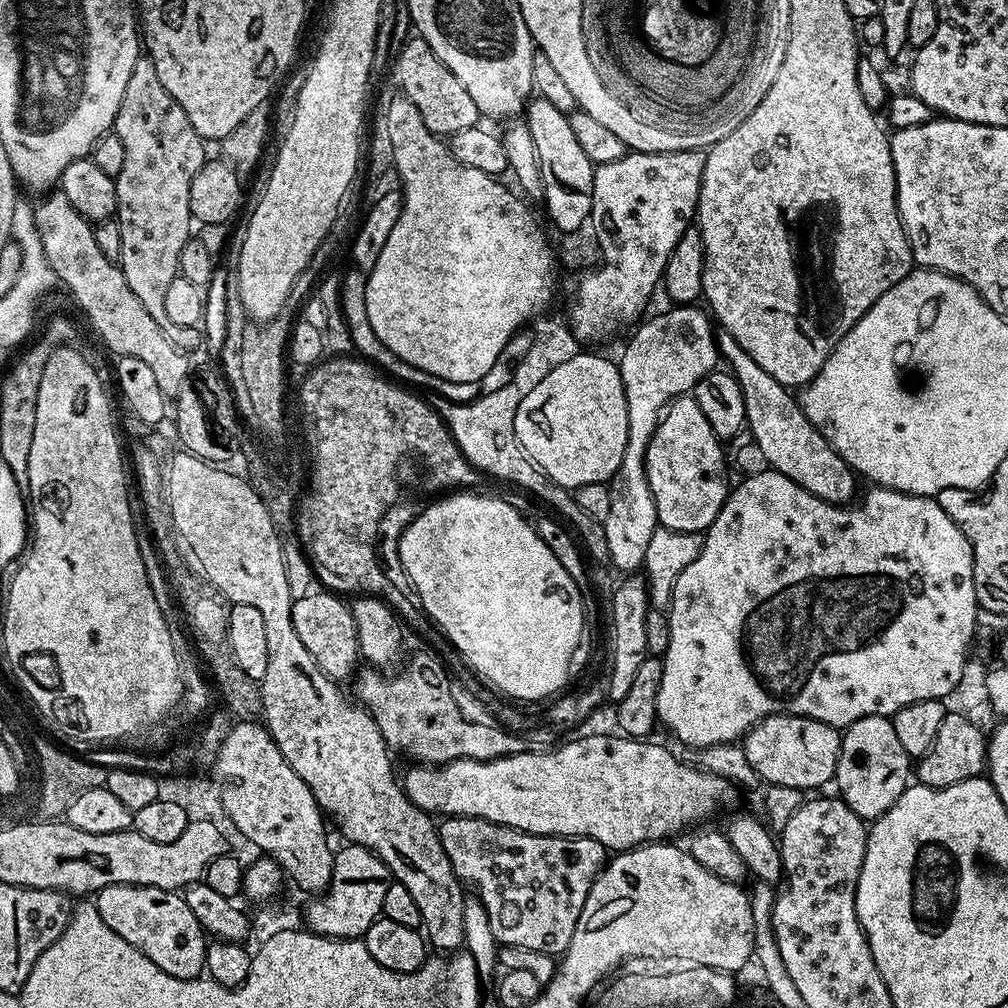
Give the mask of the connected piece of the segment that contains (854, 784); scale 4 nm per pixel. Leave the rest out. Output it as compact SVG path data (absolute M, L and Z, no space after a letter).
M889 717L858 718L858 722L843 729L834 784L840 787L839 799L844 800L846 806L850 806L850 810L854 810L854 814L866 822L876 820L890 810L894 802L898 802L898 798L910 786L910 757L894 735L894 726Z

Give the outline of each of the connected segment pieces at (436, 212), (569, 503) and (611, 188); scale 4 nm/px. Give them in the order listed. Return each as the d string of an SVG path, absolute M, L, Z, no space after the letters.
M396 94L392 105L382 114L382 120L386 124L393 143L392 166L403 177L403 204L401 217L398 218L398 222L390 231L389 238L382 246L382 252L372 272L367 273L366 276L364 286L366 318L374 334L378 334L382 346L386 346L386 350L390 350L402 362L409 363L410 366L417 367L418 370L428 374L436 375L440 379L445 379L446 382L480 384L483 376L498 360L506 344L510 342L511 336L523 329L528 324L527 320L535 312L540 312L547 306L548 299L552 296L552 271L558 268L554 244L548 241L543 226L536 221L535 214L527 208L529 205L511 187L508 189L503 184L503 179L486 174L482 170L474 170L474 166L466 166L454 158L451 147L441 137L432 134L426 122L422 122L422 114L418 114L418 106L414 106L414 102L410 102L407 96Z
M512 383L493 393L483 393L475 400L464 403L456 403L439 395L433 395L430 403L436 409L436 413L440 415L440 419L447 424L449 432L456 439L459 455L463 456L469 465L473 464L478 471L485 472L486 475L493 476L496 480L517 484L518 487L533 492L538 499L545 500L550 507L557 508L565 516L563 519L575 529L578 536L578 531L580 531L579 539L582 541L587 555L589 557L592 555L594 559L602 560L602 562L607 561L608 543L603 523L590 518L590 514L586 514L586 510L582 510L582 506L578 506L575 495L558 482L548 479L548 475L522 450L522 446L518 442L518 434L514 434L514 414L518 414L520 398L521 394L517 386Z
M694 150L666 154L629 151L618 162L595 165L590 217L593 233L605 232L616 245L605 248L604 261L597 270L581 275L570 319L577 341L600 340L616 327L624 328L645 315L651 295L661 287L670 250L678 246L678 238L693 223L704 158L703 151Z

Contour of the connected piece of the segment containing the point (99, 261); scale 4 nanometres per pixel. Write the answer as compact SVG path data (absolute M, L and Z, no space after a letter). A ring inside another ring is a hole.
M53 191L41 200L44 201L40 205L37 203L34 208L36 229L38 238L42 238L42 246L46 249L46 262L50 262L57 281L61 285L65 284L72 291L77 306L88 315L93 330L100 335L101 342L110 351L116 352L115 354L120 356L142 358L142 362L146 362L146 366L150 366L150 371L154 373L154 379L158 381L158 387L164 391L165 397L175 397L180 383L190 371L190 364L184 357L187 355L177 348L174 342L170 342L170 338L166 338L166 334L162 334L162 326L158 326L158 322L154 322L154 318L150 318L146 306L142 306L142 302L138 302L138 294L134 294L134 290L130 290L130 286L126 286L126 278L122 274L119 263L106 258L106 254L102 254L102 250L98 250L93 225L85 216L78 214L78 210L74 210L74 206L70 206L70 202L64 197L63 192Z

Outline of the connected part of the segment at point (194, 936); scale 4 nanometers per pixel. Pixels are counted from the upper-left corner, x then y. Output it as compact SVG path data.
M115 884L95 893L94 903L102 922L130 946L142 950L154 966L179 980L195 980L204 972L204 959L209 941L204 927L194 918L179 891L171 892L150 886Z

